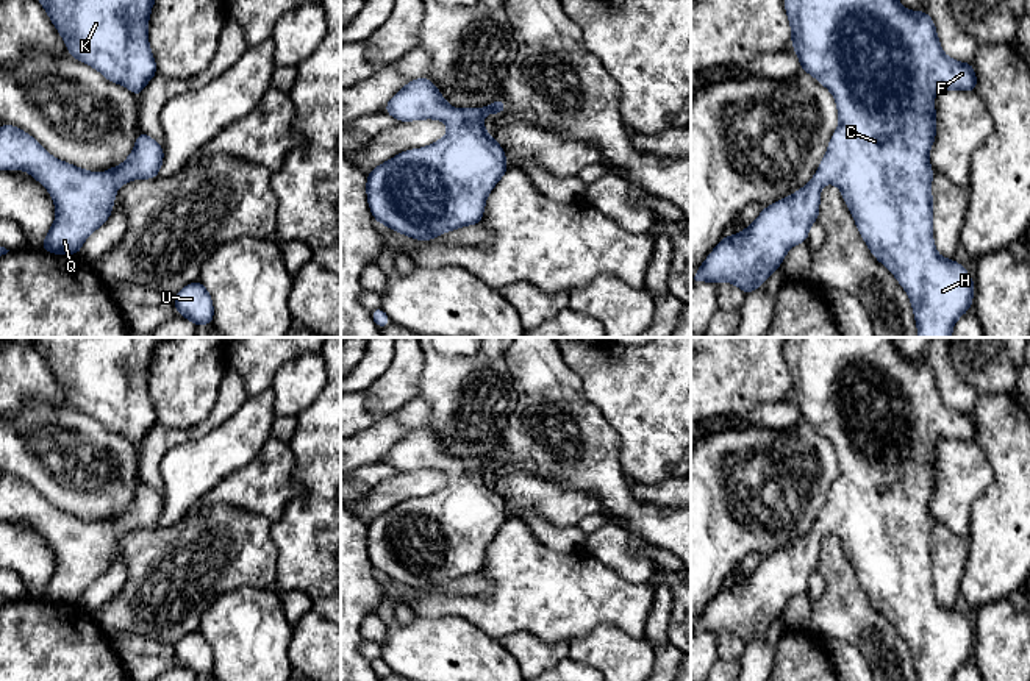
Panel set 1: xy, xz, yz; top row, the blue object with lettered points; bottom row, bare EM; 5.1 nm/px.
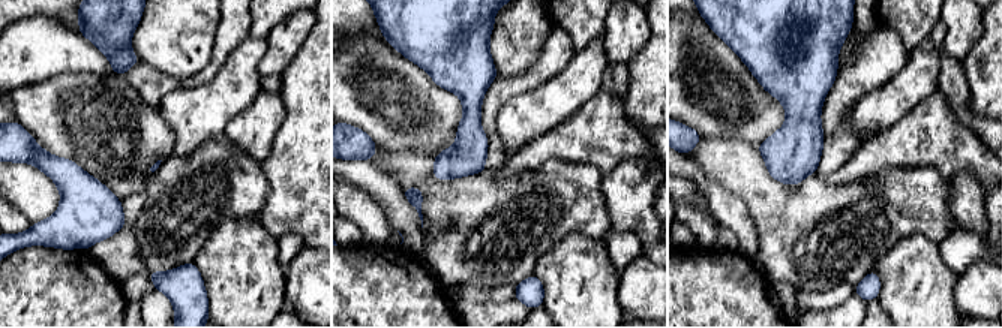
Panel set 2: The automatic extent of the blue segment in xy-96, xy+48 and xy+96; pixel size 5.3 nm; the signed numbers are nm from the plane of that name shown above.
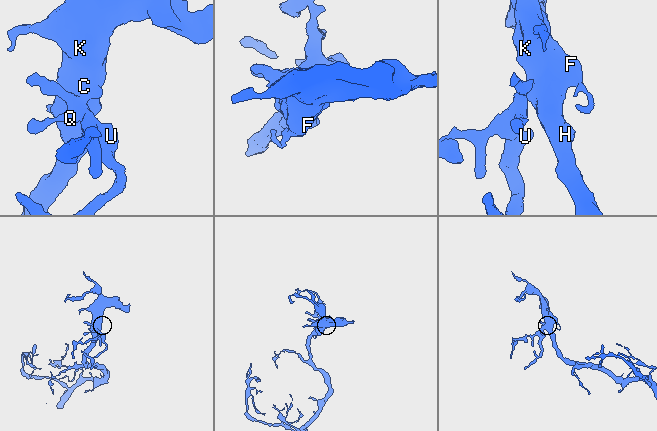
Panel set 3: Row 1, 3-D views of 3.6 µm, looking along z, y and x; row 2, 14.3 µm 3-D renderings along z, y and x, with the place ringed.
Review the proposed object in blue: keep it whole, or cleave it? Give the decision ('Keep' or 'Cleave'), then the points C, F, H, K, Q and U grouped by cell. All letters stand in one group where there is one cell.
Keep. Groups: C F H K Q U

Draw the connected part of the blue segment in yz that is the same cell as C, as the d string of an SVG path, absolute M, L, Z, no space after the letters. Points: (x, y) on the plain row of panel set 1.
M785 337L783 350L791 375L791 397L799 406L800 420L813 425L833 444L839 475L816 525L796 544L761 558L760 567L744 581L722 587L694 623L691 634L710 631L717 636L728 631L746 645L761 637L772 622L780 619L788 600L808 590L810 576L819 570L822 534L832 533L839 537L871 603L908 644L917 681L952 681L955 672L971 659L975 631L960 612L936 603L932 556L935 522L928 505L936 489L936 442L977 442L974 415L946 406L933 369L925 361L905 359L899 353L896 337Z

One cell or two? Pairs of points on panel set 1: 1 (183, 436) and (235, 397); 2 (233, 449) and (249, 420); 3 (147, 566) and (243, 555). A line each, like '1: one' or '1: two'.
1: one
2: one
3: one

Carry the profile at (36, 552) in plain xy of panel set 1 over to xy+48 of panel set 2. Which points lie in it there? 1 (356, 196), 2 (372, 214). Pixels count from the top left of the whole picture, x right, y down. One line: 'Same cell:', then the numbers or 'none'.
Same cell: 1, 2

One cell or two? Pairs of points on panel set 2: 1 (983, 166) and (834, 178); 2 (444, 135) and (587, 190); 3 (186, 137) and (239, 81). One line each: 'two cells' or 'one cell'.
1: one cell
2: two cells
3: one cell

